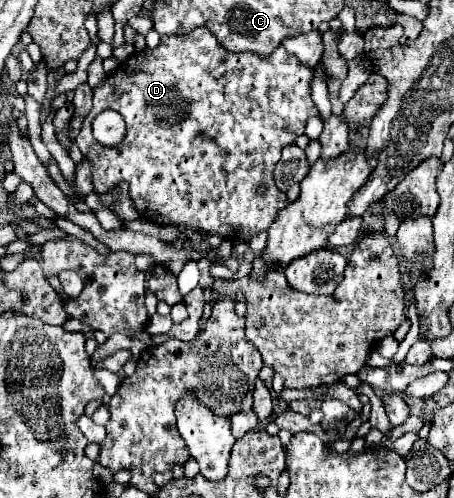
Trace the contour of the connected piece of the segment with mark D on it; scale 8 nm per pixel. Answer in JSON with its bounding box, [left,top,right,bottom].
[87,28,317,242]

